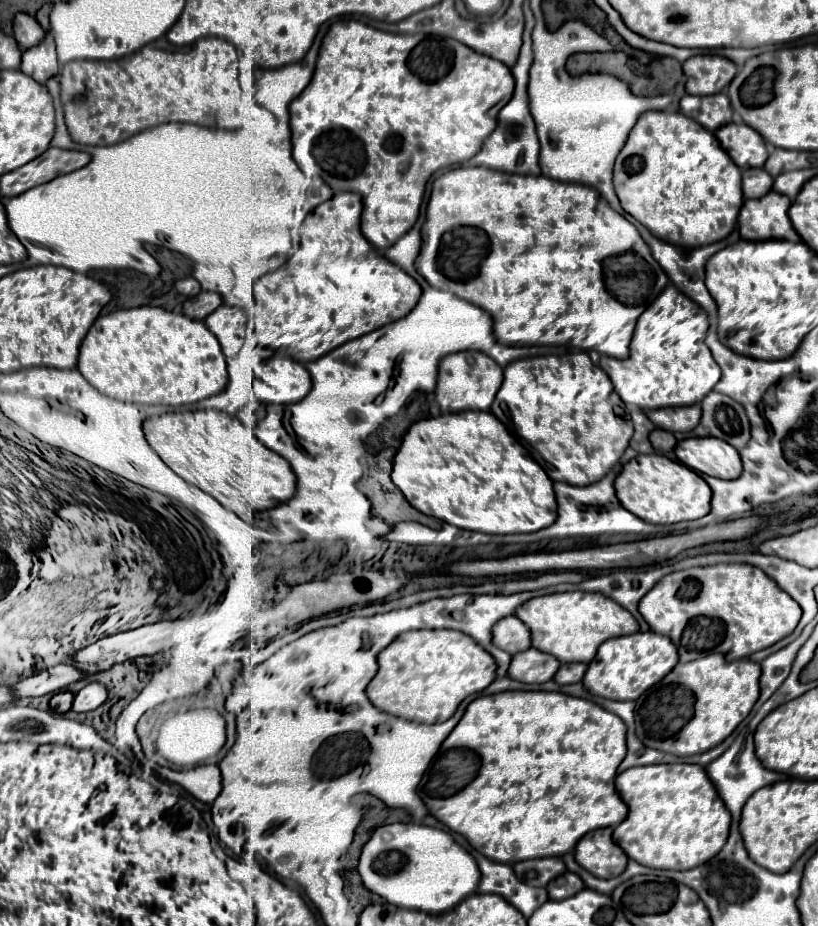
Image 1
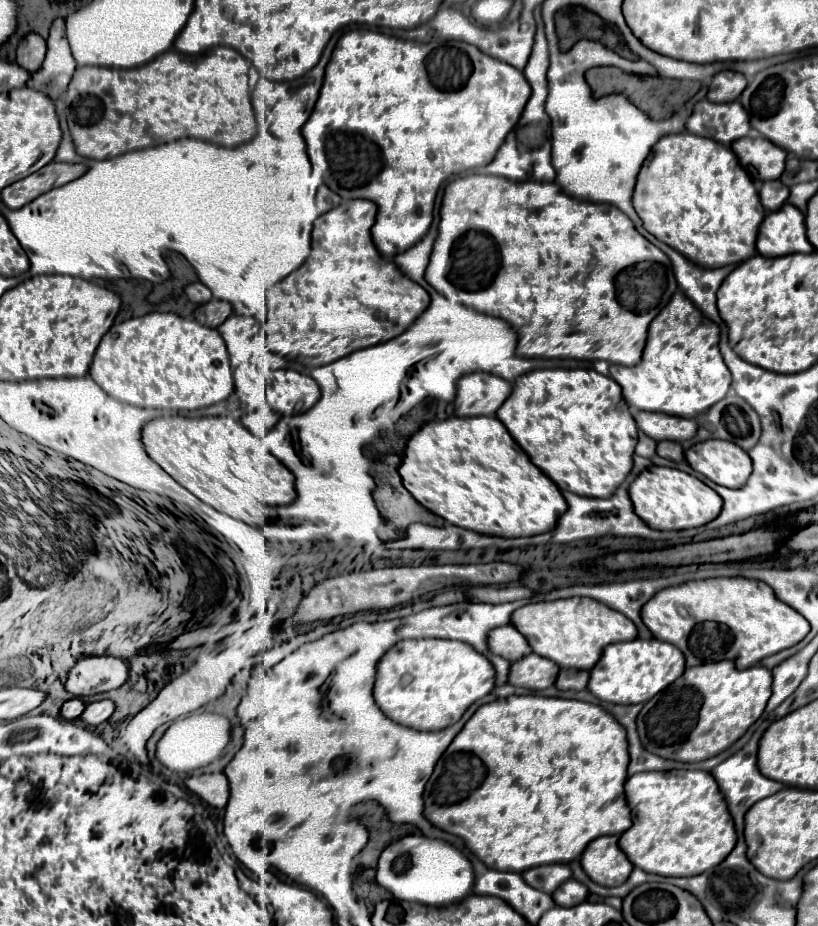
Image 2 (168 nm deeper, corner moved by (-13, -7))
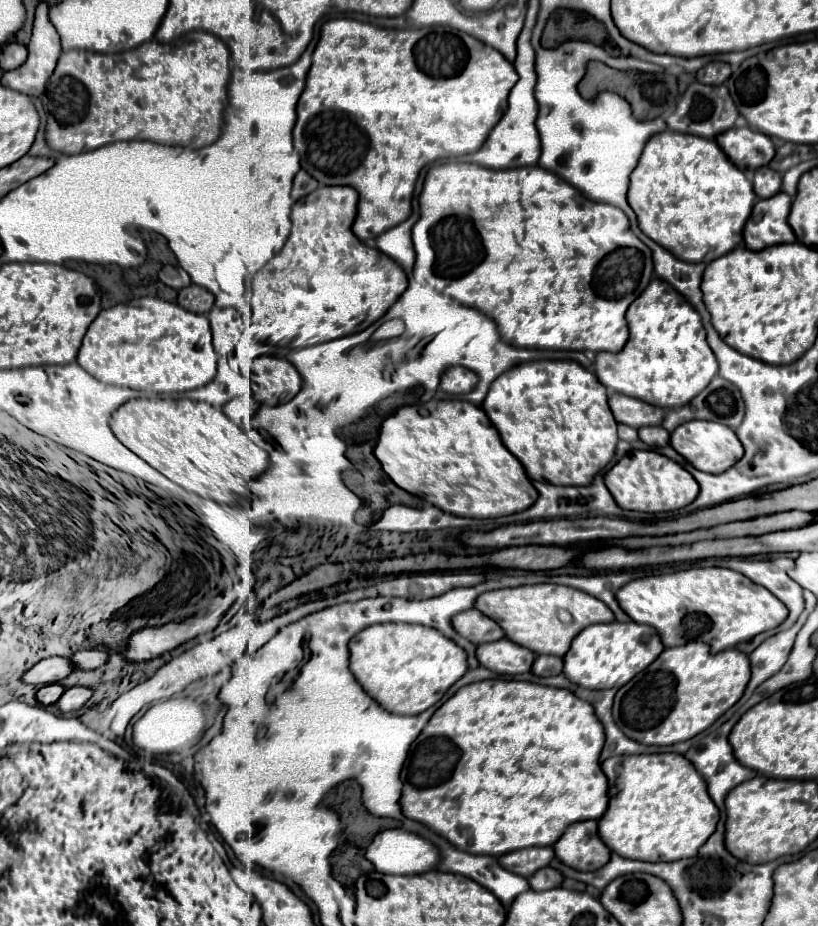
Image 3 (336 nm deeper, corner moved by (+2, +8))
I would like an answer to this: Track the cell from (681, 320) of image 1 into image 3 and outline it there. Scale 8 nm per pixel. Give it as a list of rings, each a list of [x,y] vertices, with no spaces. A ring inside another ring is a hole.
[[[653,279],[627,311],[631,335],[621,353],[597,353],[597,379],[629,397],[657,407],[681,407],[701,393],[717,373],[717,359],[705,341],[699,313],[667,281]]]

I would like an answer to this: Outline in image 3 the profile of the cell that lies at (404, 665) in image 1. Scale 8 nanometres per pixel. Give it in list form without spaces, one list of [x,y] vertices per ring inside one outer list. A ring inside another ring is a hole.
[[[383,623],[359,631],[351,643],[351,673],[385,711],[417,715],[433,707],[467,673],[467,653],[433,627]]]

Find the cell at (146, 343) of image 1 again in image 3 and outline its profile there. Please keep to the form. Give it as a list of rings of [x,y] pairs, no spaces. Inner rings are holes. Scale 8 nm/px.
[[[141,297],[103,309],[83,337],[77,361],[101,383],[151,393],[197,389],[217,373],[209,319],[158,297]]]

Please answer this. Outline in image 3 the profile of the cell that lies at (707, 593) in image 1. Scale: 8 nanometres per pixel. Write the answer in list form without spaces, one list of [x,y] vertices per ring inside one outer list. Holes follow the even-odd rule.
[[[691,567],[667,575],[633,579],[629,581],[629,585],[617,591],[617,601],[635,623],[655,627],[665,647],[679,647],[689,641],[703,641],[711,645],[711,653],[737,647],[737,643],[741,641],[749,641],[763,631],[779,627],[785,621],[785,613],[789,613],[785,605],[781,605],[781,601],[777,601],[777,597],[773,597],[767,589],[761,589],[761,585],[749,581],[749,577],[725,567]]]

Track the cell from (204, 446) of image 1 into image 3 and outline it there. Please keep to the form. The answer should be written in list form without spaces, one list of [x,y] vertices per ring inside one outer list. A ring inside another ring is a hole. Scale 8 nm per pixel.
[[[131,399],[111,415],[111,429],[127,449],[173,483],[203,499],[219,501],[219,479],[227,479],[229,471],[245,479],[255,479],[269,467],[269,455],[257,447],[239,425],[229,421],[219,407],[209,403],[189,399]]]

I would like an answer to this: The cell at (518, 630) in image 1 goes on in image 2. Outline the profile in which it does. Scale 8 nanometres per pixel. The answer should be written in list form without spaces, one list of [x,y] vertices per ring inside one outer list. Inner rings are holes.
[[[498,626],[488,632],[488,650],[496,656],[502,656],[508,662],[516,662],[532,654],[526,638],[514,626]]]

